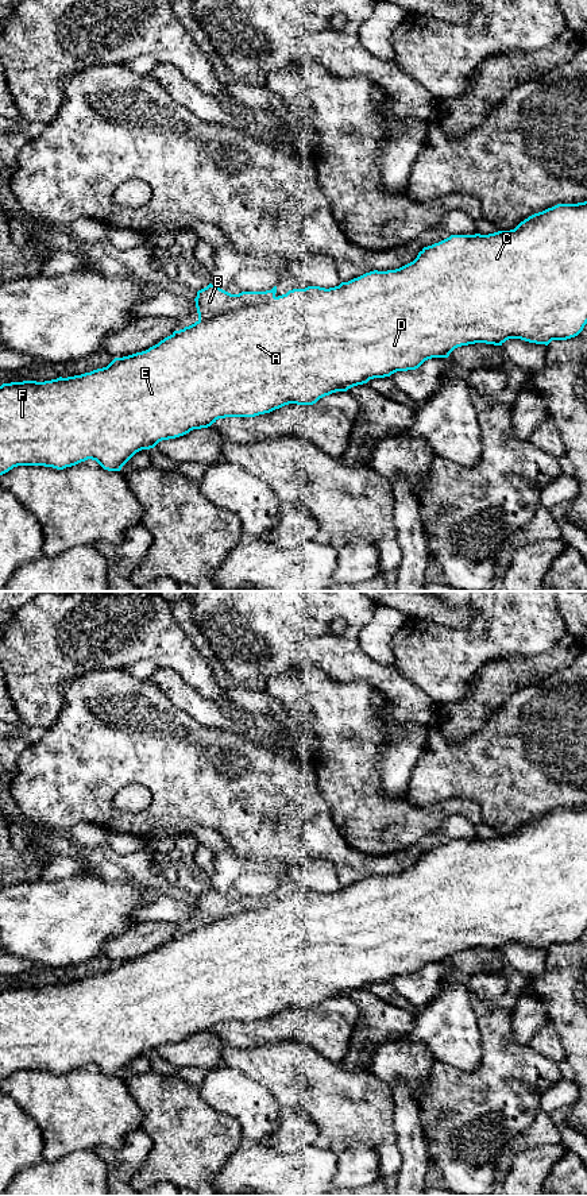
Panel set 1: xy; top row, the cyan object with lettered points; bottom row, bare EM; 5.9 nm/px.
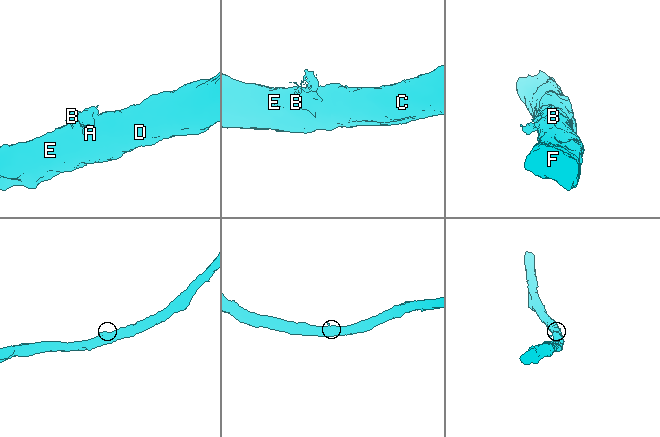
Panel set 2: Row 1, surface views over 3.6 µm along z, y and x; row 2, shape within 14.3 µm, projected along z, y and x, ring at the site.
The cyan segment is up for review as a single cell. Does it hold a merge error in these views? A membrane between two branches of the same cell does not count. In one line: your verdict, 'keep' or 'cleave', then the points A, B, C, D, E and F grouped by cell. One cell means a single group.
keep; groups A B C D E F

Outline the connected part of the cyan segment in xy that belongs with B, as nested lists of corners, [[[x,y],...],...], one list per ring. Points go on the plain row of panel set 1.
[[[587,806],[557,809],[529,821],[510,836],[488,840],[451,840],[439,848],[424,852],[413,867],[395,875],[374,875],[329,894],[308,891],[289,895],[278,902],[275,898],[277,891],[266,896],[231,899],[209,888],[198,895],[194,903],[198,925],[184,934],[174,935],[146,956],[115,962],[107,972],[81,980],[59,981],[45,987],[3,988],[0,991],[0,1080],[18,1070],[45,1070],[63,1075],[88,1064],[96,1065],[104,1075],[120,1076],[136,1057],[154,1053],[162,1045],[184,1041],[193,1034],[208,1033],[219,1023],[255,1022],[289,1008],[313,1010],[325,1000],[347,996],[370,984],[390,981],[397,976],[416,975],[432,962],[448,962],[455,953],[462,950],[475,948],[502,950],[509,944],[548,950],[552,945],[575,942],[587,929]]]

